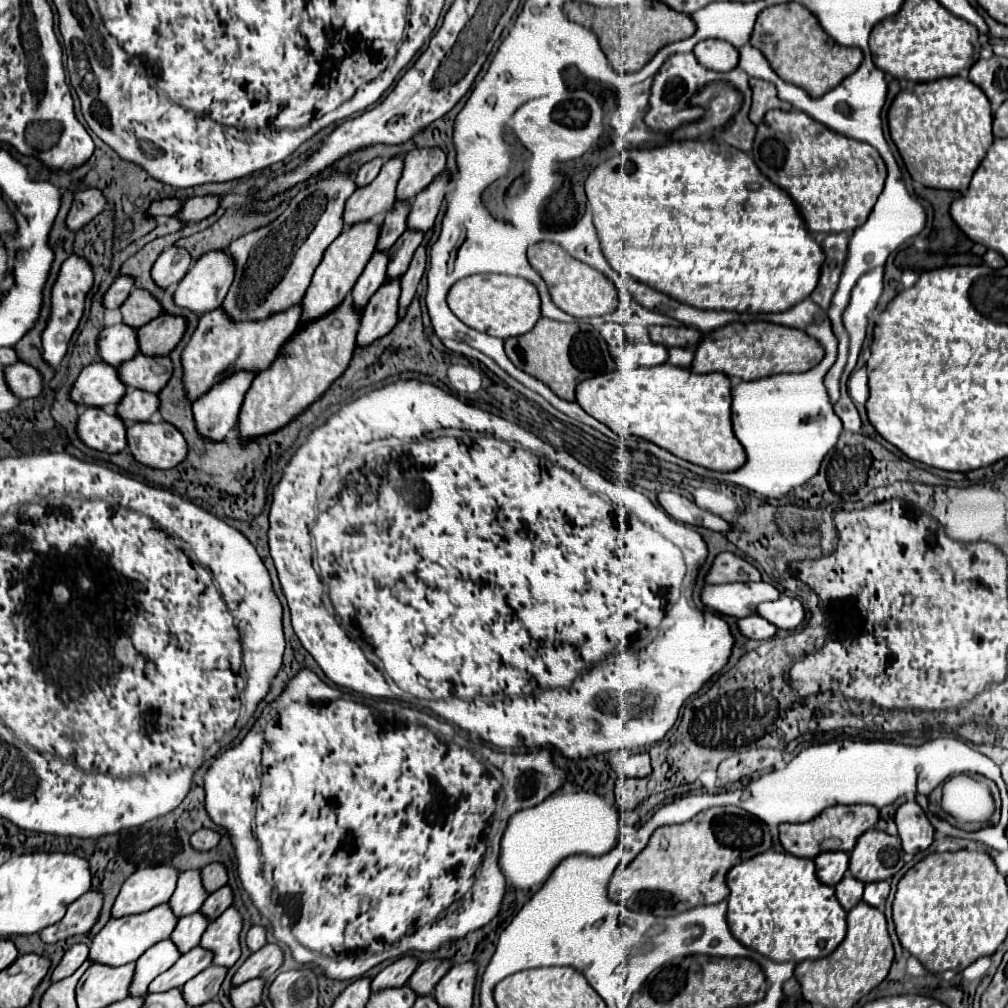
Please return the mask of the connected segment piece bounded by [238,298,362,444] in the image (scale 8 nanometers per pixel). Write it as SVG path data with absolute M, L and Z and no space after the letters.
M346 298L334 312L304 326L296 336L286 340L274 364L252 380L244 396L238 414L238 432L242 444L248 444L254 440L254 436L278 432L278 428L290 424L290 420L300 416L310 404L314 404L314 400L322 398L322 392L326 392L326 388L330 388L330 384L342 376L346 364L350 364L360 318L360 312L354 310L350 298Z

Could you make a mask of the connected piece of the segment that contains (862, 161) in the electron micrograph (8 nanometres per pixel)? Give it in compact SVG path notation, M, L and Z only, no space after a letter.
M770 110L758 124L752 158L762 174L790 194L810 232L852 232L866 222L886 180L880 154L866 142L832 132L808 114Z

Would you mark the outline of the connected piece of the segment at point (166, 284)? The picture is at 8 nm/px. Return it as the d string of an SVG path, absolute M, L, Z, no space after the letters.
M170 246L166 248L158 260L154 262L154 268L152 268L152 280L160 286L160 288L170 288L170 286L176 286L186 270L190 268L192 264L192 258L190 254L184 250L184 248L176 248L176 246Z

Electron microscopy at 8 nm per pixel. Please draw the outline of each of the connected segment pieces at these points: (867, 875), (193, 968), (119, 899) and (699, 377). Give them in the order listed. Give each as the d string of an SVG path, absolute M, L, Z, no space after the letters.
M872 828L864 832L850 856L850 872L860 882L892 878L904 866L904 852L898 838Z
M196 946L184 956L180 956L170 970L156 976L150 984L150 992L168 992L172 988L182 988L190 978L194 978L210 964L212 964L212 952L206 952L204 948Z
M172 866L136 870L120 888L112 906L112 918L142 914L168 902L176 888L176 880L178 872Z
M660 364L586 378L576 388L576 402L620 438L638 436L692 464L716 472L732 472L746 462L746 454L732 432L730 388L730 380L724 374L694 374L678 366Z

